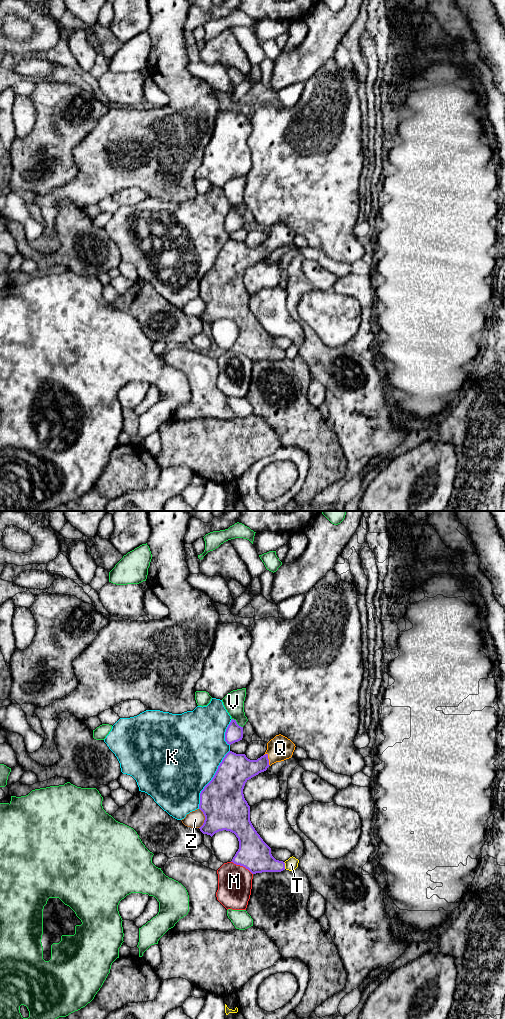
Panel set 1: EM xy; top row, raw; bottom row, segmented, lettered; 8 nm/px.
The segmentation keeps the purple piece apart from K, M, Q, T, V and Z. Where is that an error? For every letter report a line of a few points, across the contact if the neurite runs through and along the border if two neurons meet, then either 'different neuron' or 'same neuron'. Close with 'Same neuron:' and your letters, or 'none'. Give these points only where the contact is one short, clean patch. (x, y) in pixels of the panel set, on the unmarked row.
K: different neuron
M: different neuron
Q: line xy (239, 257), (258, 254), (268, 247), (280, 236); same neuron
T: different neuron
V: different neuron
Z: different neuron
Same neuron: Q

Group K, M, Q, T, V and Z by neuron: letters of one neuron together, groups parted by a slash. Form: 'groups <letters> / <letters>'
groups K / M / Q / T / V / Z

